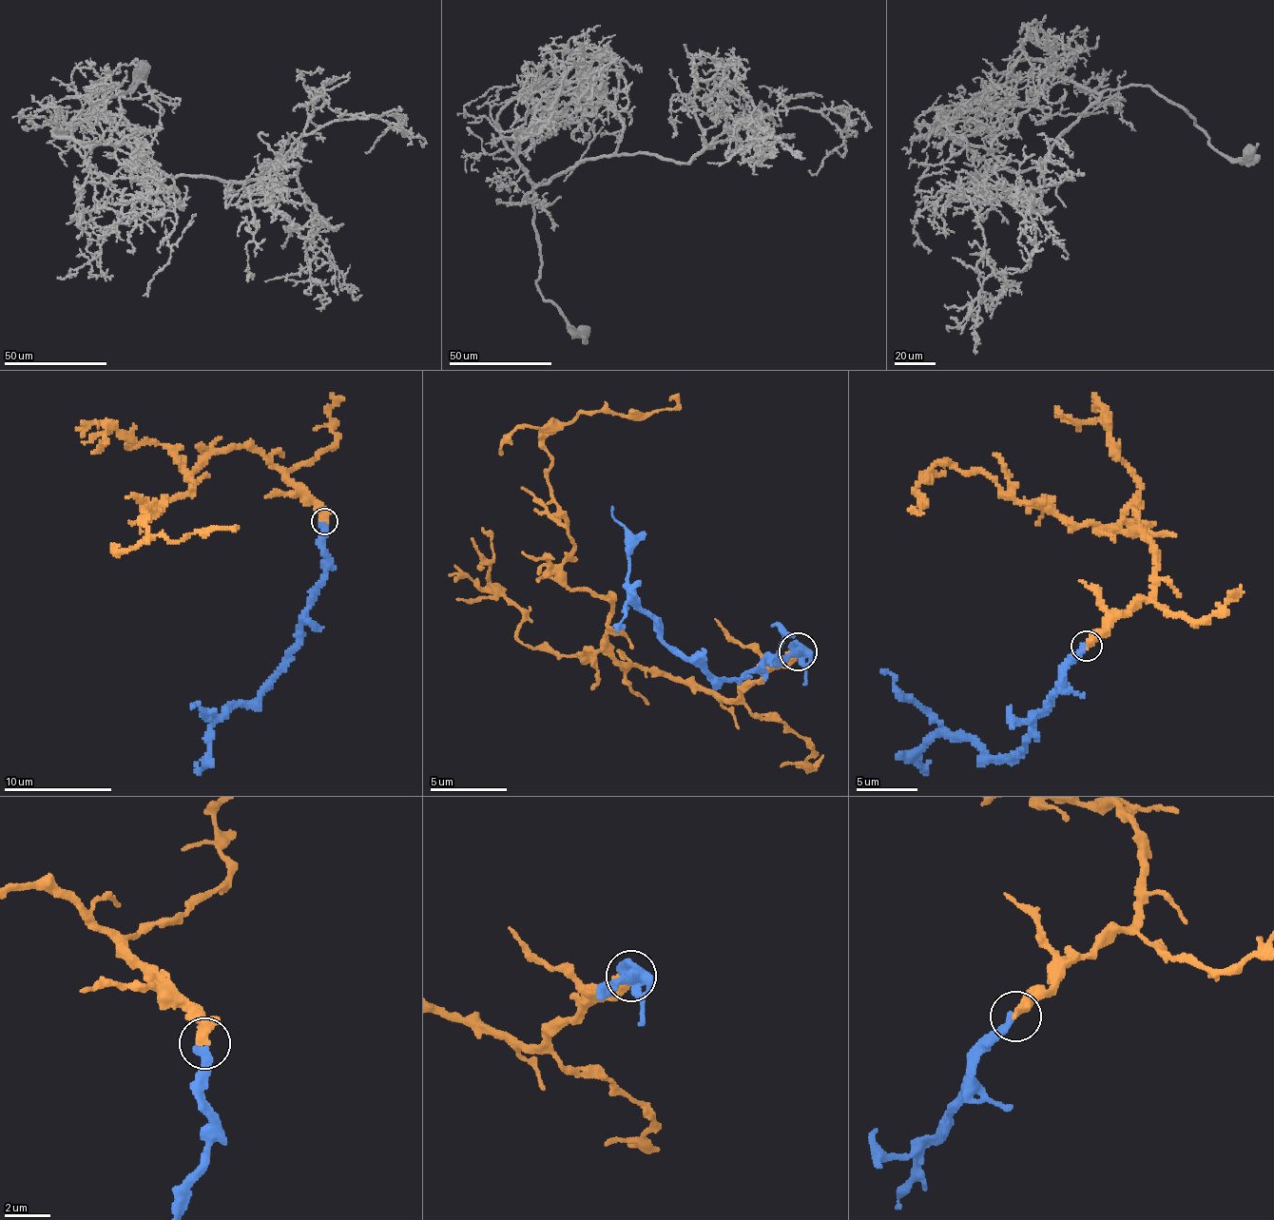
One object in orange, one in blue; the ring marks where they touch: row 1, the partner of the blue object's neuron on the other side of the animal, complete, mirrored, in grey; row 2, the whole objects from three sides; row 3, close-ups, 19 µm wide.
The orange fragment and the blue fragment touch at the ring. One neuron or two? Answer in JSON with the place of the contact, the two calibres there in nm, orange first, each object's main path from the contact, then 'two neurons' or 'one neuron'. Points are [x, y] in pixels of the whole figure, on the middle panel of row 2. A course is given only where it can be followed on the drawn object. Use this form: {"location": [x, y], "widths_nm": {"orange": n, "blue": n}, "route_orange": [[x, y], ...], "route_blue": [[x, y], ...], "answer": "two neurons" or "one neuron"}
{"location": [798, 651], "widths_nm": {"orange": 320, "blue": 320}, "route_orange": [[799, 652], [738, 696], [646, 675], [615, 656], [611, 603], [569, 586], [543, 427], [678, 393]], "route_blue": [[799, 649], [742, 683], [698, 667], [648, 614], [615, 506]], "answer": "one neuron"}

